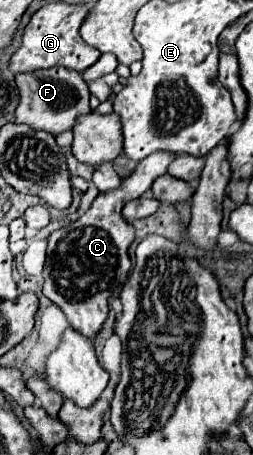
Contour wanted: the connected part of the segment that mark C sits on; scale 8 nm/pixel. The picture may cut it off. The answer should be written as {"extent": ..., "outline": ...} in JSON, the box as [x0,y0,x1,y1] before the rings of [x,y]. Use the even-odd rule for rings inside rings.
{"extent":[43,151,177,339],"outline":[[[157,151],[149,155],[127,179],[123,179],[119,189],[101,193],[85,215],[49,235],[47,261],[43,267],[43,295],[59,305],[69,325],[87,339],[95,339],[101,331],[109,315],[109,297],[119,285],[125,285],[131,271],[129,245],[133,243],[133,227],[121,217],[121,209],[127,201],[137,199],[151,189],[153,181],[167,173],[167,165],[173,163],[173,157],[177,157],[177,153]]]}

